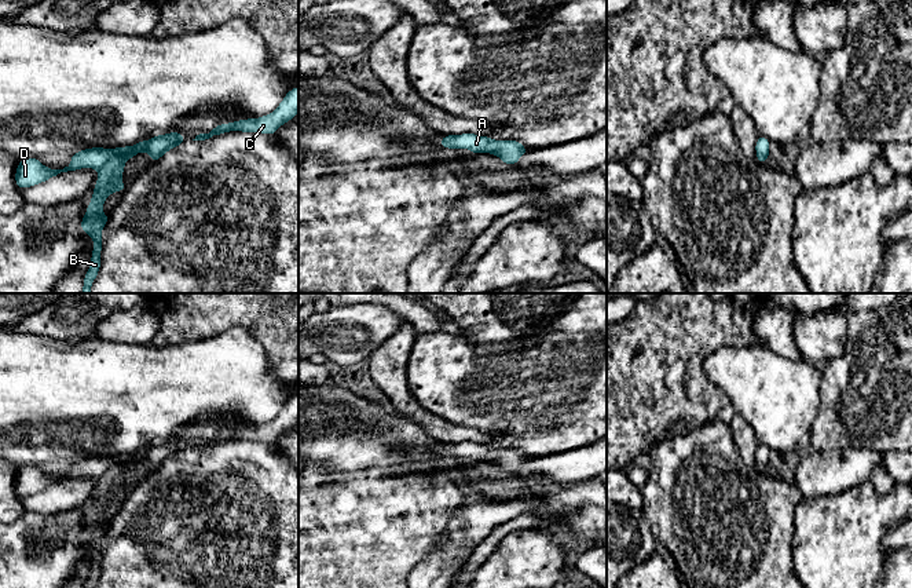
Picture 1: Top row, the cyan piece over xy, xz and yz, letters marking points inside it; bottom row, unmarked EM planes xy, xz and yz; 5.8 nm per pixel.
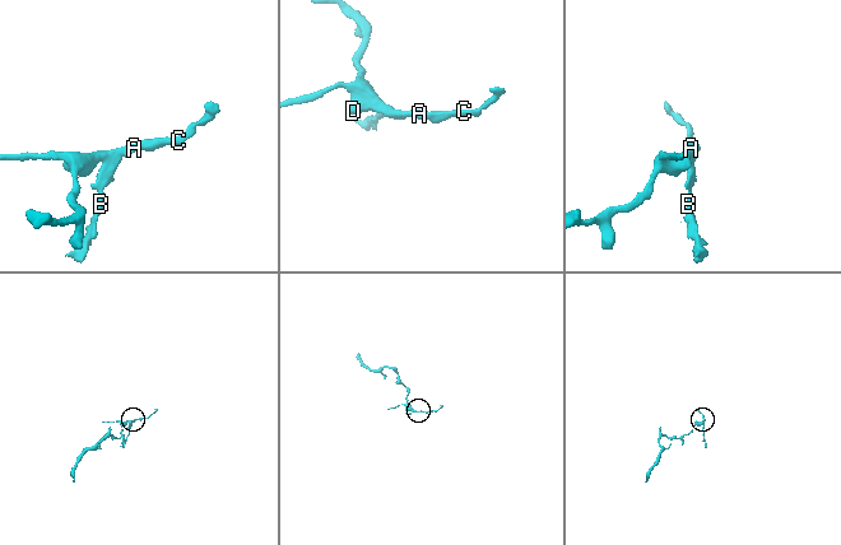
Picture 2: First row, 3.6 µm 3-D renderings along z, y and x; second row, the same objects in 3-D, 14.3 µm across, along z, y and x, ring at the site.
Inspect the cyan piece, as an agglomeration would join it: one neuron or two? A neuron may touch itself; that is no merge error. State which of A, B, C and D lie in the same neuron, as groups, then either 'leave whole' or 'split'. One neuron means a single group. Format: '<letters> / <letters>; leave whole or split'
A B C D; leave whole

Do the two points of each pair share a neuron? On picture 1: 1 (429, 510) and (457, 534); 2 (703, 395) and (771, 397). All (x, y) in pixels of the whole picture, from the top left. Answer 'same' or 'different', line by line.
1: different
2: different

